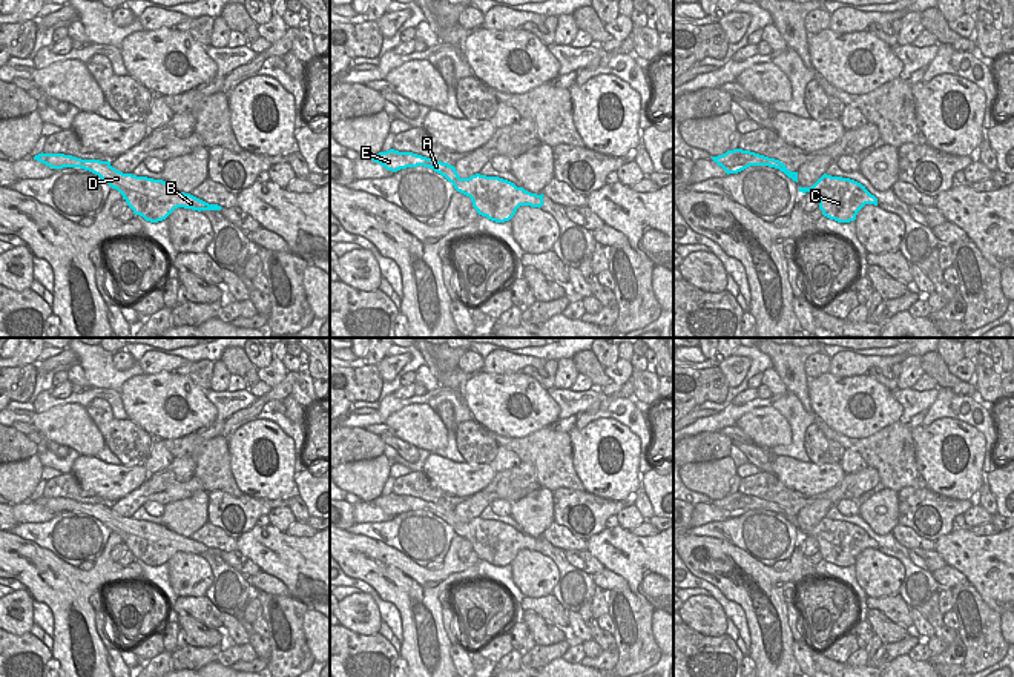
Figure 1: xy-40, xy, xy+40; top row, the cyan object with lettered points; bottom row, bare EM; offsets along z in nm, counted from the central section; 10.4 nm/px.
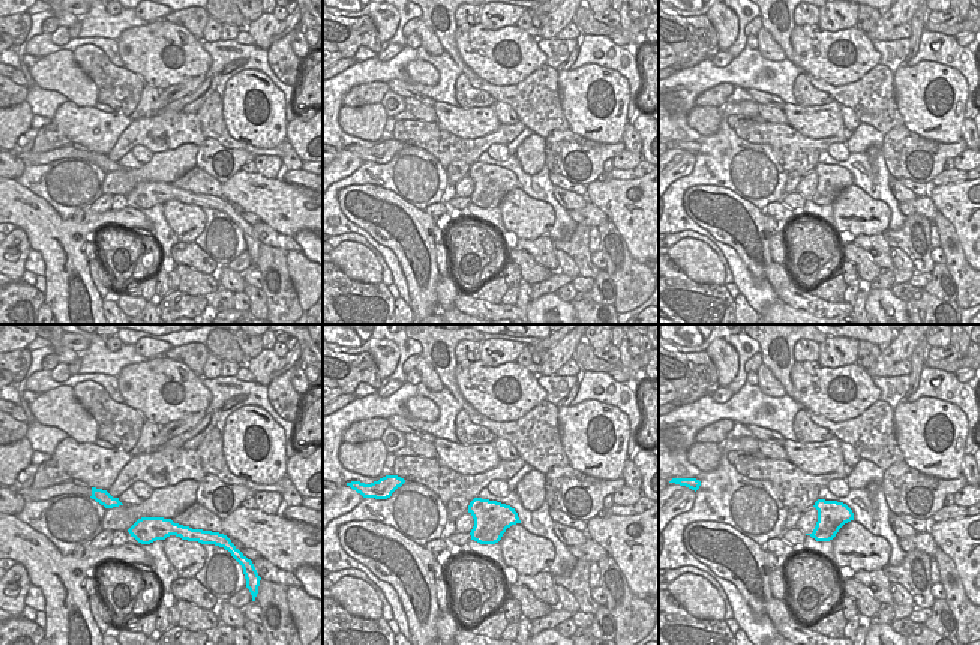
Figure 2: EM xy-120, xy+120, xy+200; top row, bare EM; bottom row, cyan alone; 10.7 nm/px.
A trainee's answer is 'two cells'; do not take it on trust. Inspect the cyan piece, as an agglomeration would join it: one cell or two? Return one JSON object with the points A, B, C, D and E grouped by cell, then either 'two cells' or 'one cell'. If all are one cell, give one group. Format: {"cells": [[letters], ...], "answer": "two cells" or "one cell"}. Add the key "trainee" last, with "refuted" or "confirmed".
{"cells": [["A", "B", "C", "D", "E"]], "answer": "one cell", "trainee": "refuted"}

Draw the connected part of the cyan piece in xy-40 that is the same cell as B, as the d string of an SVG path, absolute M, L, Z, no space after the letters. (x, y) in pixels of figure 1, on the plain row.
M38 497L34 504L52 511L80 511L98 519L112 533L117 533L135 559L146 565L158 566L166 563L175 553L221 554L218 548L209 548L190 537L170 531L163 523L123 517L110 510L110 505L81 504L64 497Z

